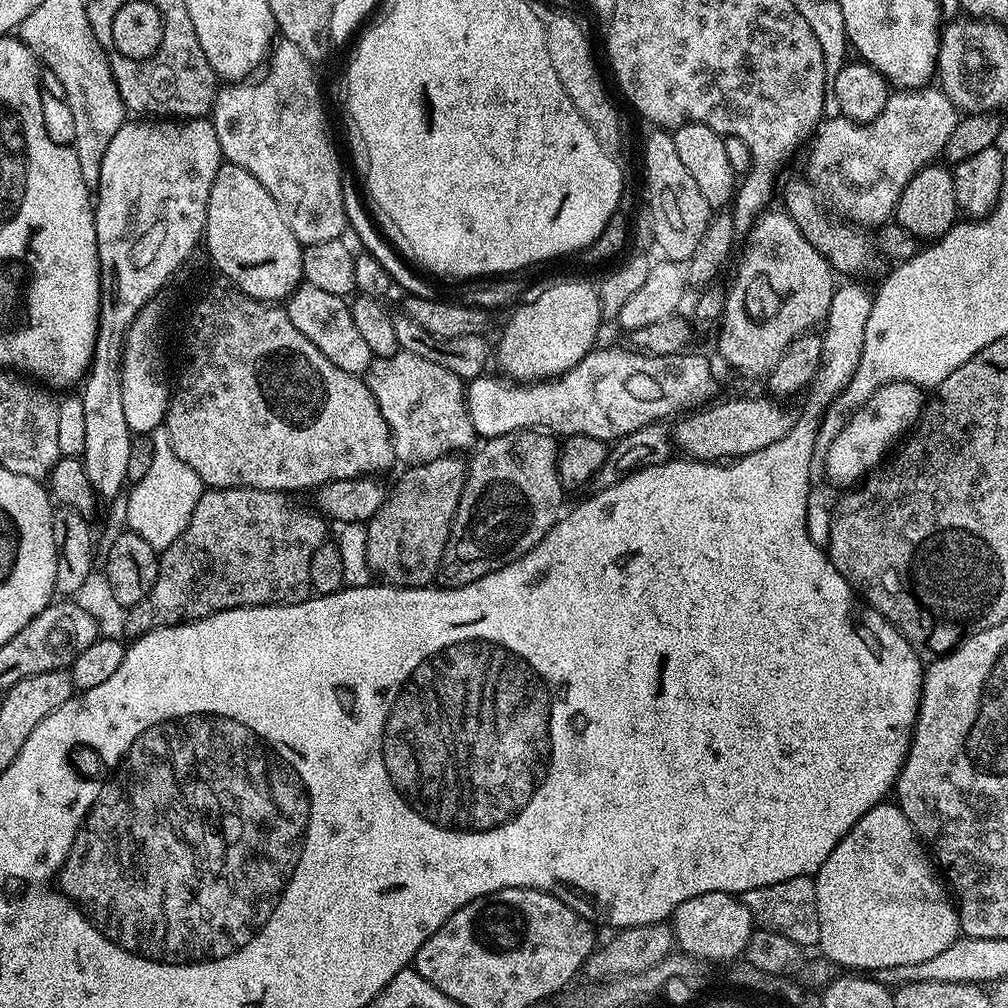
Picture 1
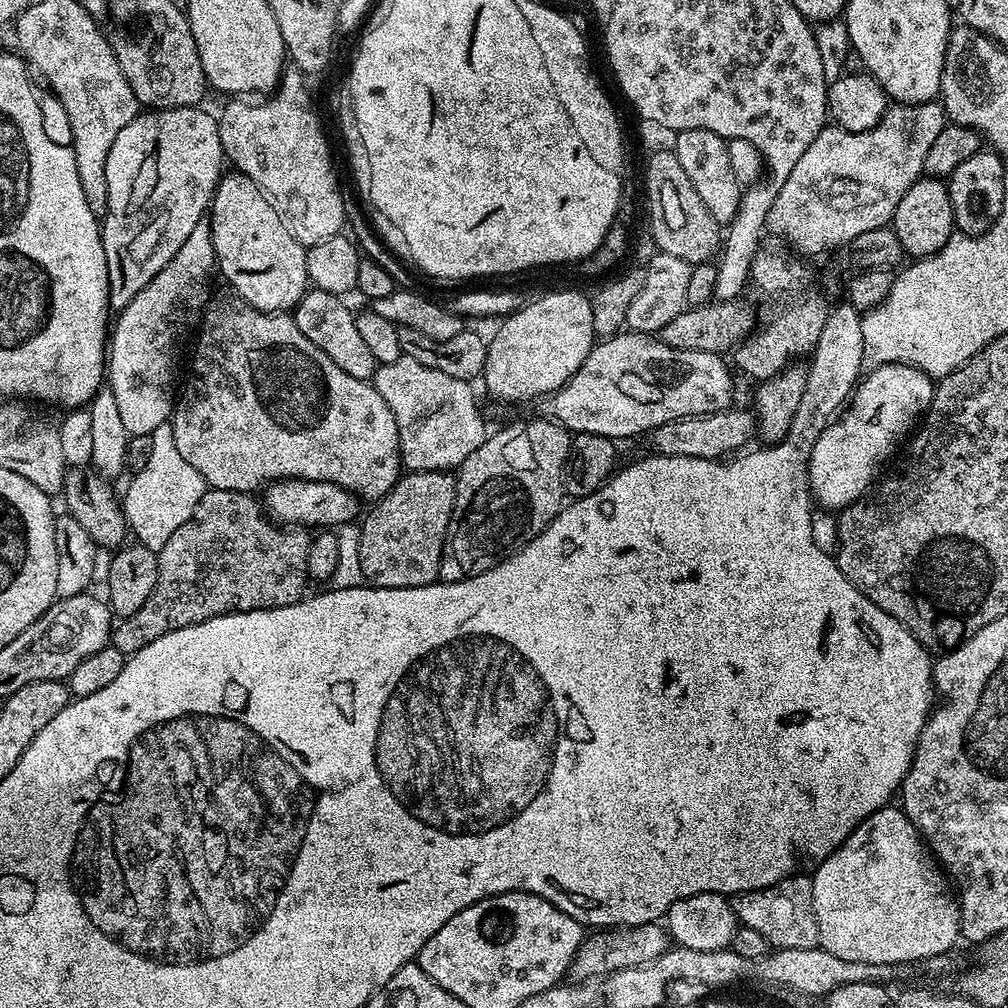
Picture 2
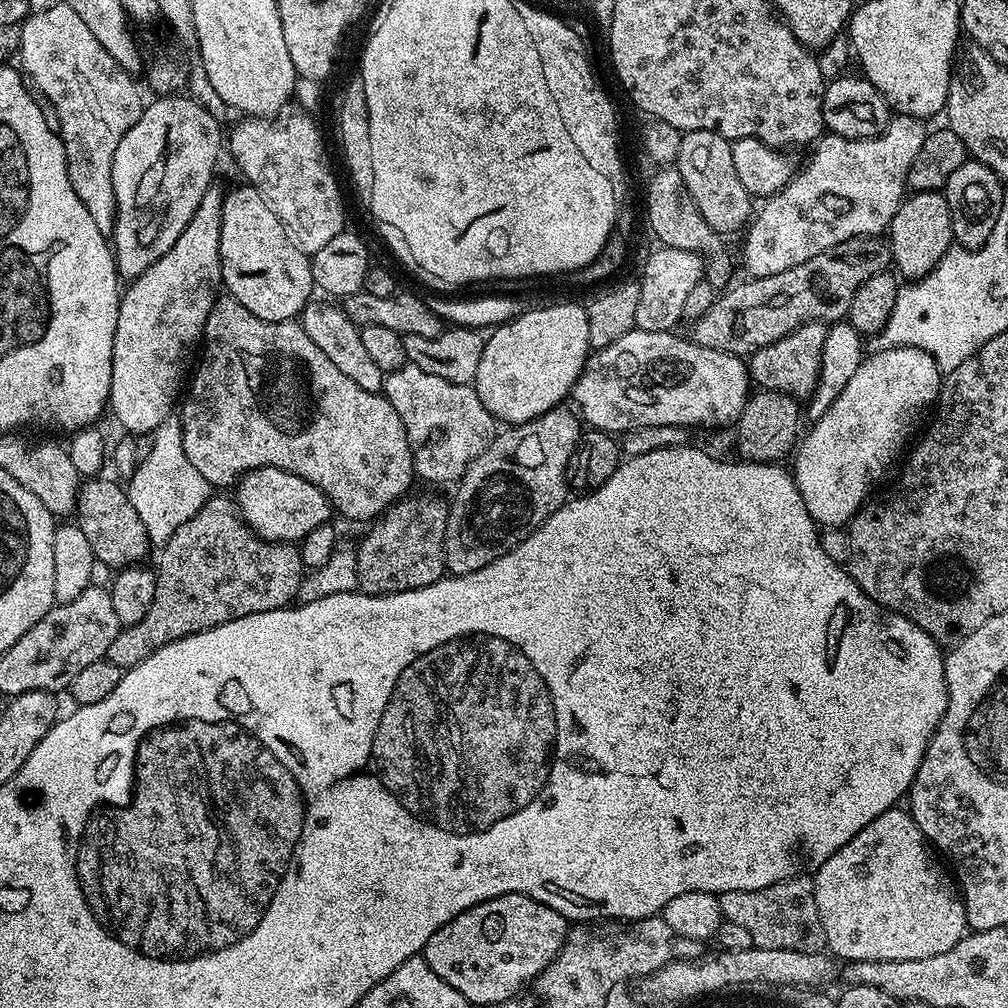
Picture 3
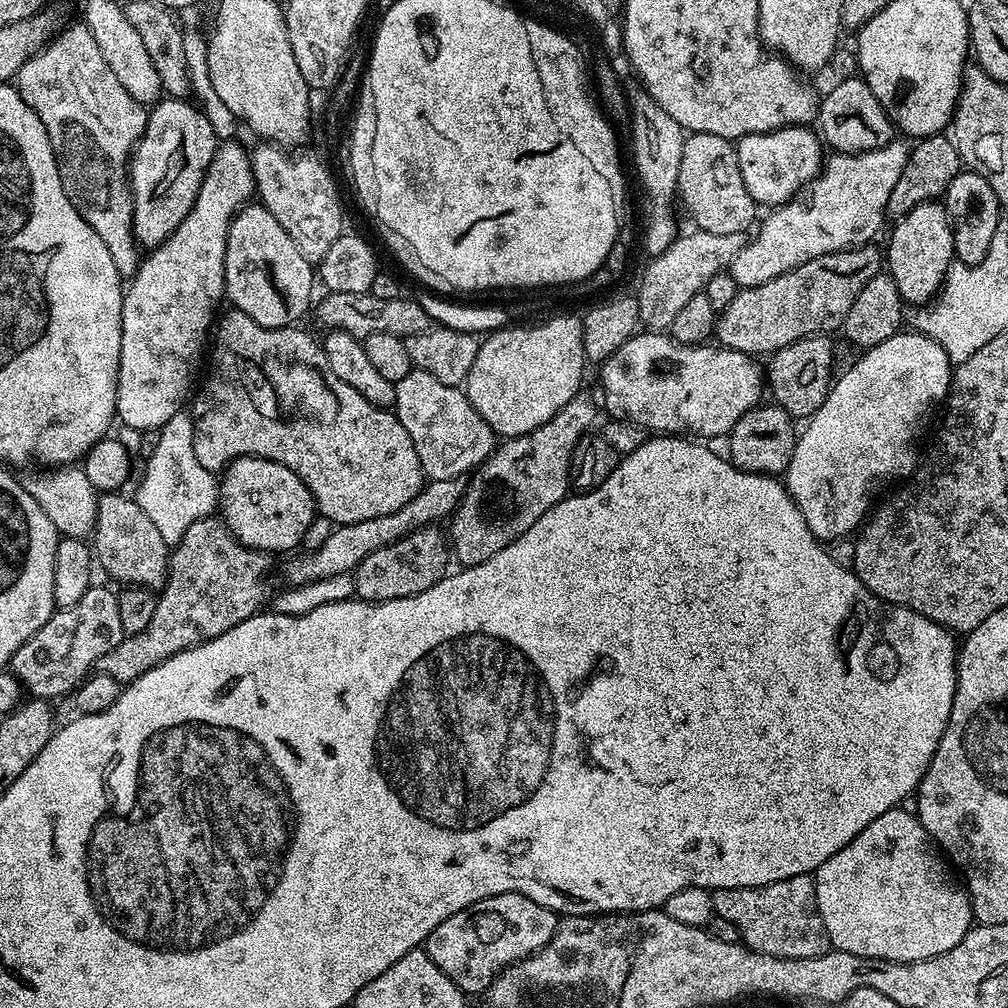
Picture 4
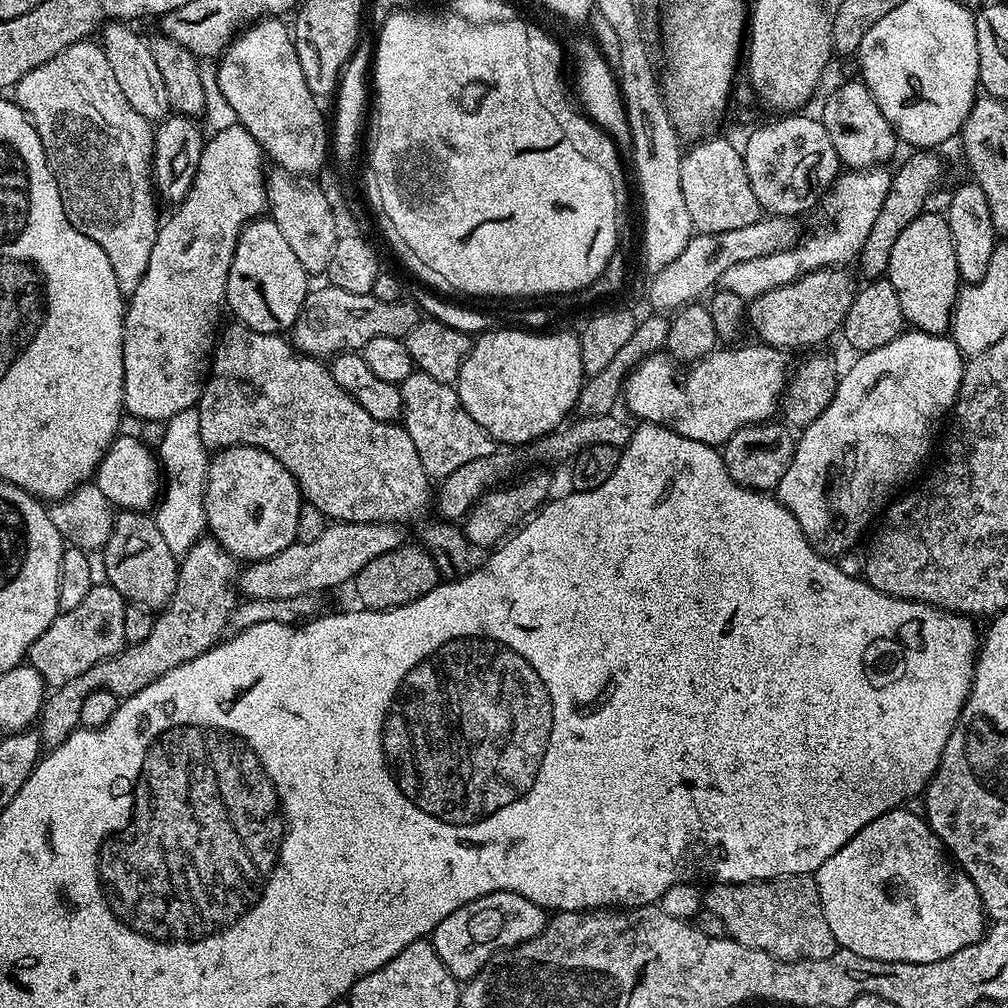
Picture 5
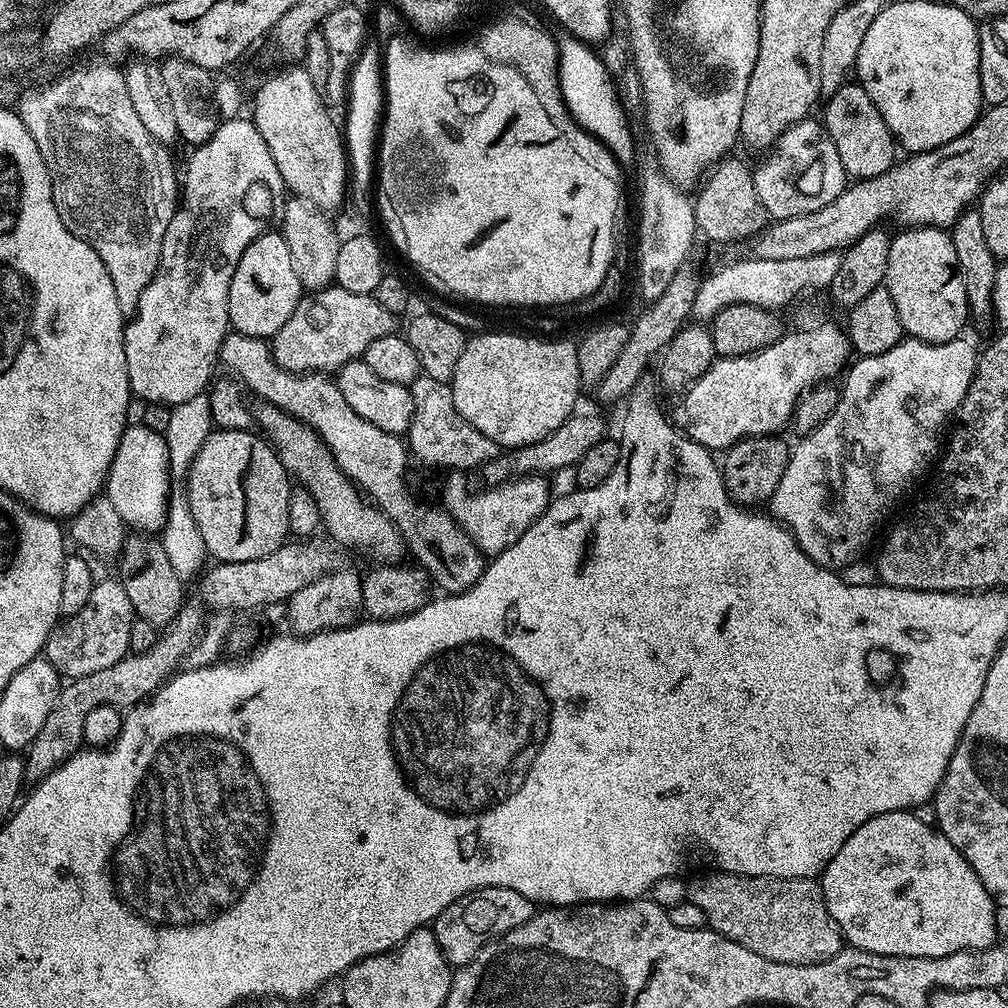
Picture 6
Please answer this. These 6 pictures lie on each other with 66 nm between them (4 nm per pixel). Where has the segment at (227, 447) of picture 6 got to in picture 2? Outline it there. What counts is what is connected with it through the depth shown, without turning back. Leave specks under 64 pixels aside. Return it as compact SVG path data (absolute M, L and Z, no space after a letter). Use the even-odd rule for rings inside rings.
M274 480L263 489L262 507L280 526L303 526L308 530L335 530L342 524L353 523L361 515L362 504L355 494L330 482Z

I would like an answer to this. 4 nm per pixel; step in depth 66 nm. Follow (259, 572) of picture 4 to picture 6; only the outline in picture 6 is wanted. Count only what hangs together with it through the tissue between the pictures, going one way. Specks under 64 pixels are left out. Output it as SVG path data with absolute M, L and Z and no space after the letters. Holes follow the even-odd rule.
M185 603L172 623L157 635L154 646L146 654L133 652L122 657L114 666L106 666L106 670L97 670L95 674L68 680L61 687L54 702L54 710L50 710L42 730L38 730L38 738L34 738L32 745L26 749L25 781L43 780L75 752L81 751L84 744L82 725L86 722L90 710L94 710L94 706L114 706L121 710L135 708L137 704L147 701L148 697L185 663L188 652L195 646L204 629L206 619L205 609L199 603L196 604Z

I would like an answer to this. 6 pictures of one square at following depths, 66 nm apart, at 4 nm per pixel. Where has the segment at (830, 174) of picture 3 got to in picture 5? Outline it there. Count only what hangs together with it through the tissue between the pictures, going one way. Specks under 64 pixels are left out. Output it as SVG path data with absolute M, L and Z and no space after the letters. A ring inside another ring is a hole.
M884 166L841 171L830 189L832 204L836 207L836 228L816 232L813 236L805 235L793 248L766 254L762 258L750 258L750 262L738 262L738 266L730 266L730 270L726 270L724 275L722 288L745 298L755 298L778 286L786 286L799 276L805 276L819 268L835 268L847 265L847 260L855 261L878 212L882 210L887 191L890 190L892 175Z

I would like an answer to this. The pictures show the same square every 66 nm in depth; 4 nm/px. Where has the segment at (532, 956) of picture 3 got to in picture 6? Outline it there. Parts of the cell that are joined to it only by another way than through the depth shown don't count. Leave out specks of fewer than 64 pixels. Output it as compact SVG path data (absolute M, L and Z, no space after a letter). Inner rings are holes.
M502 886L479 888L458 898L458 902L446 906L446 910L442 910L442 914L434 921L434 931L438 946L448 963L459 966L470 963L478 950L482 950L482 946L522 926L533 914L533 901L518 894L518 890L506 890Z

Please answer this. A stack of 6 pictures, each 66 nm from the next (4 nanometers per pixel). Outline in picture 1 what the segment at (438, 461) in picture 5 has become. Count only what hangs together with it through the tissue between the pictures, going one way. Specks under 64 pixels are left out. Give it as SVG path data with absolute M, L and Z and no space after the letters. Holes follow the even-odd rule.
M399 351L390 358L375 357L366 373L366 383L370 394L374 394L374 402L378 402L382 410L382 418L386 418L394 454L401 465L415 466L434 462L434 458L460 454L463 448L473 447L472 440L475 441L477 435L470 422L468 408L464 405L466 384L458 378L458 374L450 374L450 370L437 366L427 358L418 358L418 354Z

